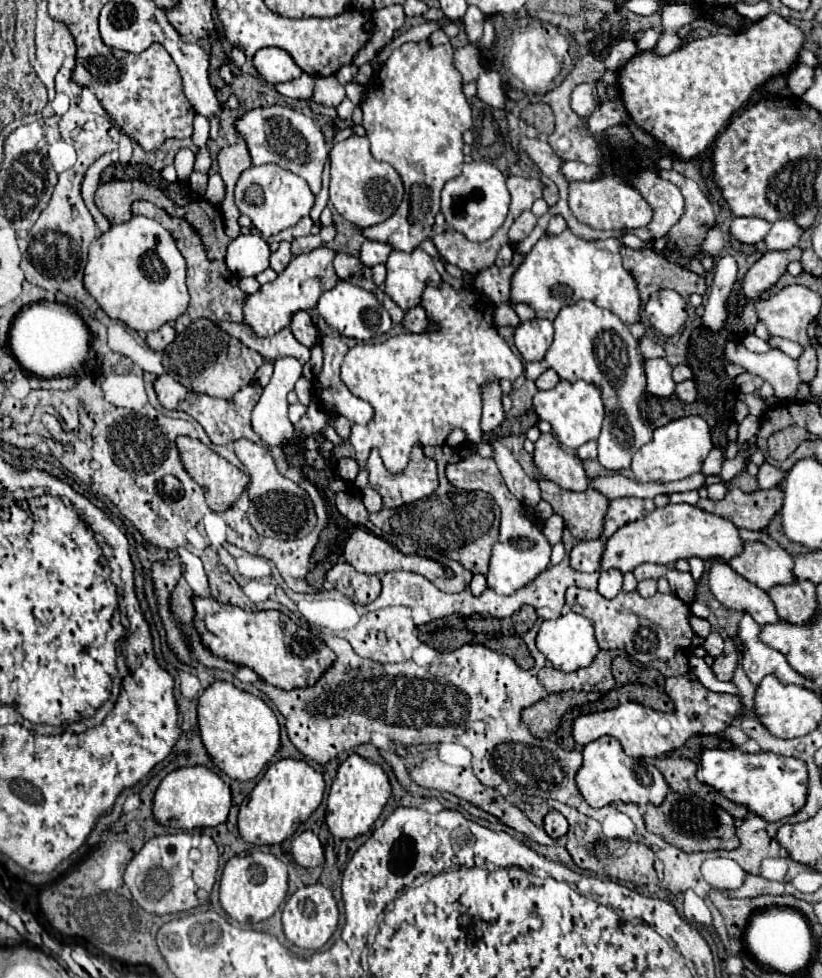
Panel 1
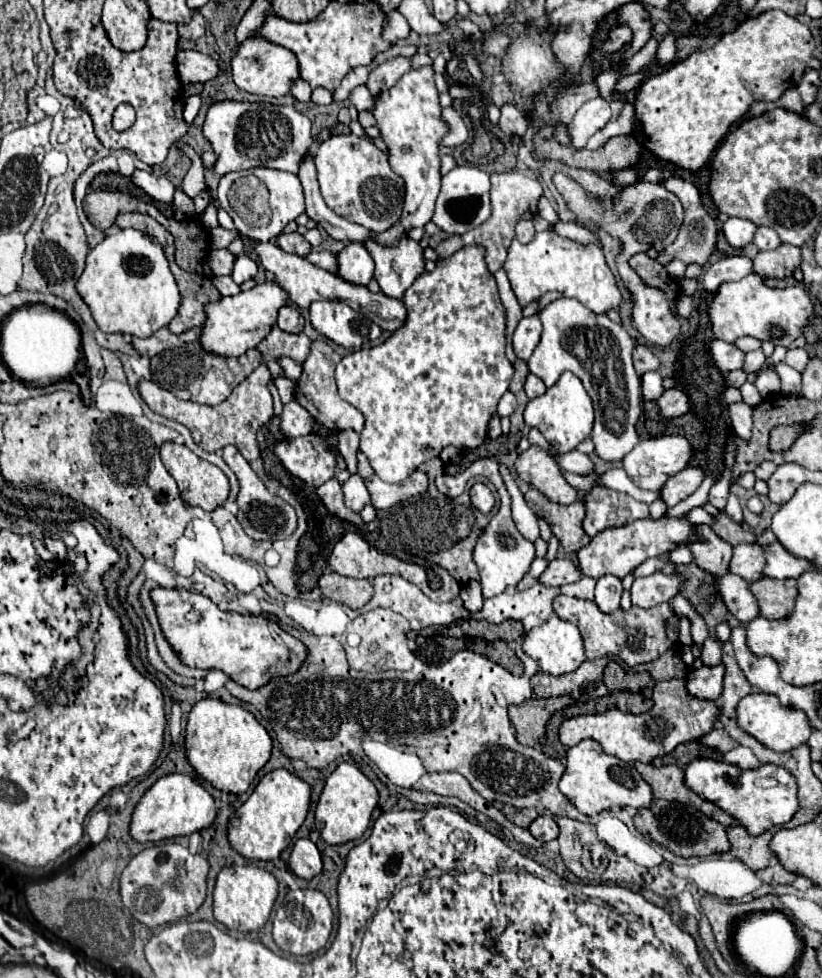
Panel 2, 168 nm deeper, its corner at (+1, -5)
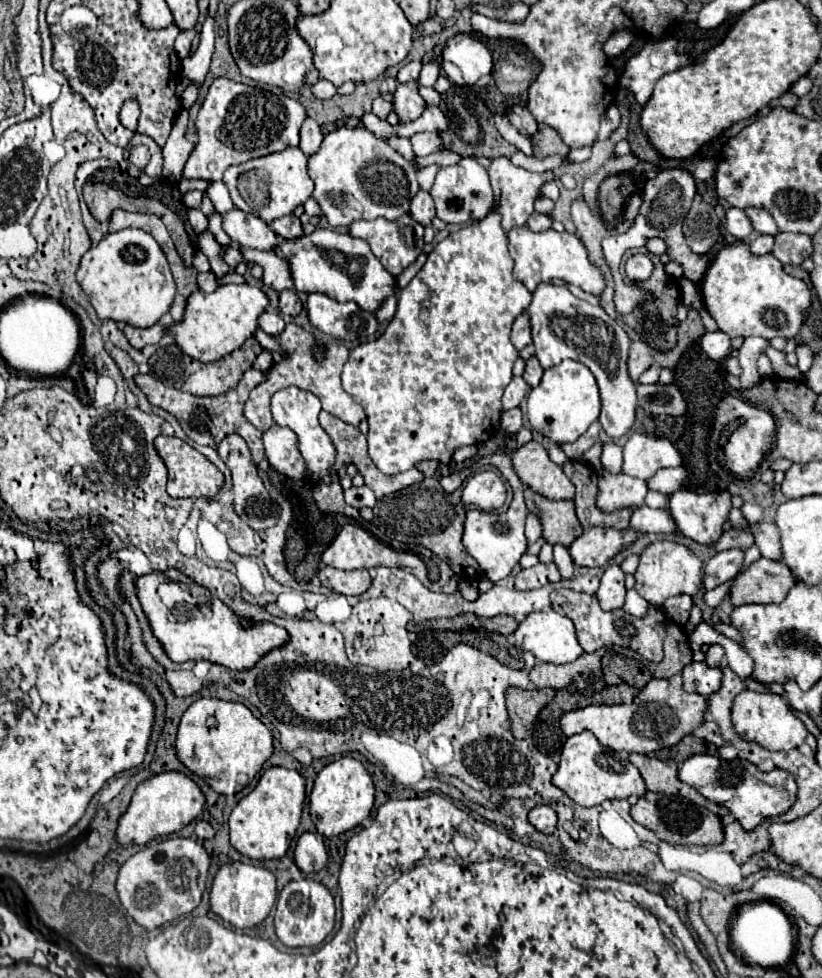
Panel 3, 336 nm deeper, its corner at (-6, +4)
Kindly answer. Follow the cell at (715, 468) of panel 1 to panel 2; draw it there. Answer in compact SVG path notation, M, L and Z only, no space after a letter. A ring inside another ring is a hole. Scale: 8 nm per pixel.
M687 467L665 483L665 487L661 489L661 499L669 507L673 507L691 493L695 493L695 489L701 485L703 479L705 479L705 471L701 467Z

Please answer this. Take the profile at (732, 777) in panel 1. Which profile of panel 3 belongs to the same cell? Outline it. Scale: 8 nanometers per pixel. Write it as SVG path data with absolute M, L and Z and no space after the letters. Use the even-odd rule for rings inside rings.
M696 754L684 760L682 768L678 770L678 778L696 788L710 802L726 806L744 830L756 828L770 816L784 814L796 800L796 782L784 770L776 768L772 772L760 772L758 766L740 758L722 760L710 754Z

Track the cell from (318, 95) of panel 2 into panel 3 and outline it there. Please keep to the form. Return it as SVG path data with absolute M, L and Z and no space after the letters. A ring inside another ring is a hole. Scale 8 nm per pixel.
M318 80L310 90L312 90L312 94L314 94L318 100L328 100L328 98L332 98L332 96L336 94L334 84L328 82L328 80Z

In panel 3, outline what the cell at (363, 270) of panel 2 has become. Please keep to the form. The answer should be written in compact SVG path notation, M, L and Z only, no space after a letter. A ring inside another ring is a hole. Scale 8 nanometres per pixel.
M318 228L294 240L282 240L272 252L288 262L296 292L322 292L338 302L356 302L368 312L376 312L396 292L396 278L372 254L368 242L348 234Z

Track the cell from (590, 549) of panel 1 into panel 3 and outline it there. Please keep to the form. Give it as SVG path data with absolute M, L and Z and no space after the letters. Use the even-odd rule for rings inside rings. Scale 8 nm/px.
M550 562L550 564L536 564L532 568L520 570L514 580L514 586L518 590L536 590L536 588L542 588L546 582L560 582L560 580L562 576L556 564Z

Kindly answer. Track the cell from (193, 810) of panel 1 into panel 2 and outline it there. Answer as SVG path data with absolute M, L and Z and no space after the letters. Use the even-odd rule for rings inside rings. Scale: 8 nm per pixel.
M171 773L161 777L139 801L131 821L131 835L135 841L141 843L191 835L195 831L209 829L215 823L215 817L217 817L217 807L211 793L193 777Z

